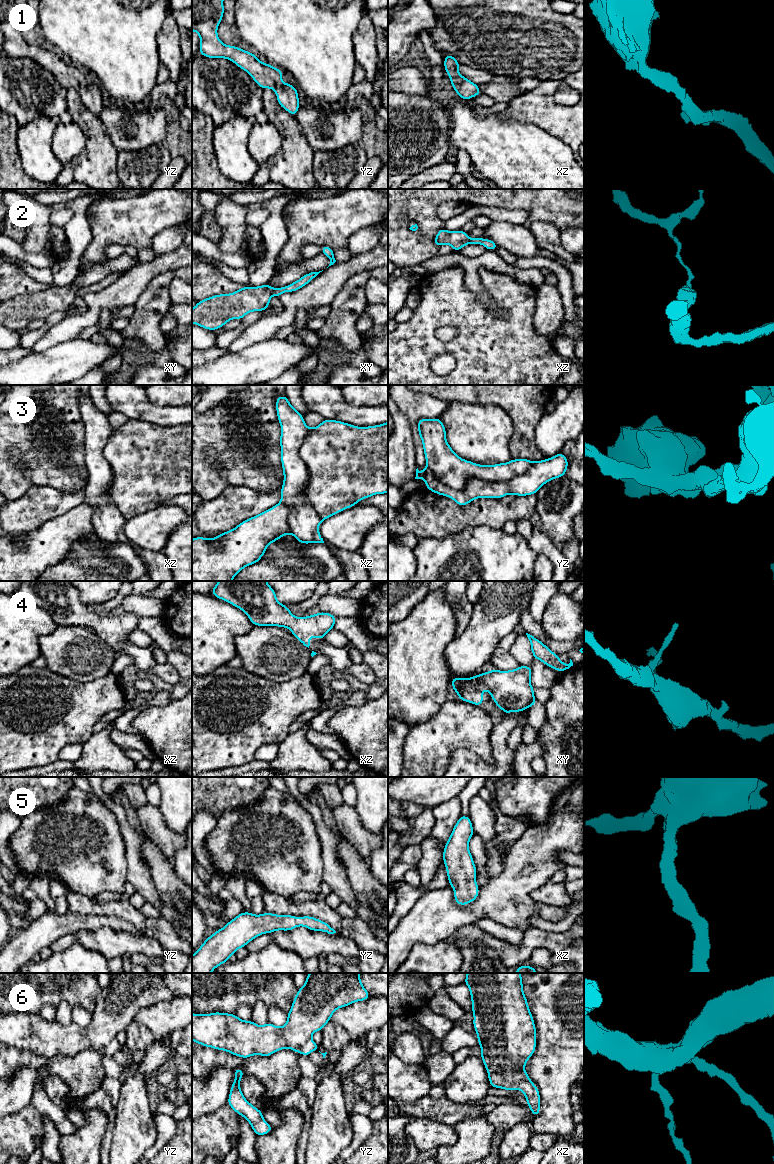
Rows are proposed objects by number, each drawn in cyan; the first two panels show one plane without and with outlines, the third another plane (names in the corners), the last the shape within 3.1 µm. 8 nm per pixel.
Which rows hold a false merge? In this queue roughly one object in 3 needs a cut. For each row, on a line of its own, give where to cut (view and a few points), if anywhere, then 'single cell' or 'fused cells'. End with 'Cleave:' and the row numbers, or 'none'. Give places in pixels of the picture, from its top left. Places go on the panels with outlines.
1: no cut; single cell
2: cut in xy along (274, 289), (271, 294); fused cells
3: cut in yz along (533, 462), (508, 480), (470, 477), (461, 489), (426, 467); fused cells
4: no cut; single cell
5: no cut; single cell
6: no cut; single cell
Cleave: 2, 3

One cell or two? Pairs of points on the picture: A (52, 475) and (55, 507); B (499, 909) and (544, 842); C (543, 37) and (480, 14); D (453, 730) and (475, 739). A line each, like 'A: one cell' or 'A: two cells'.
A: two cells
B: one cell
C: one cell
D: one cell

